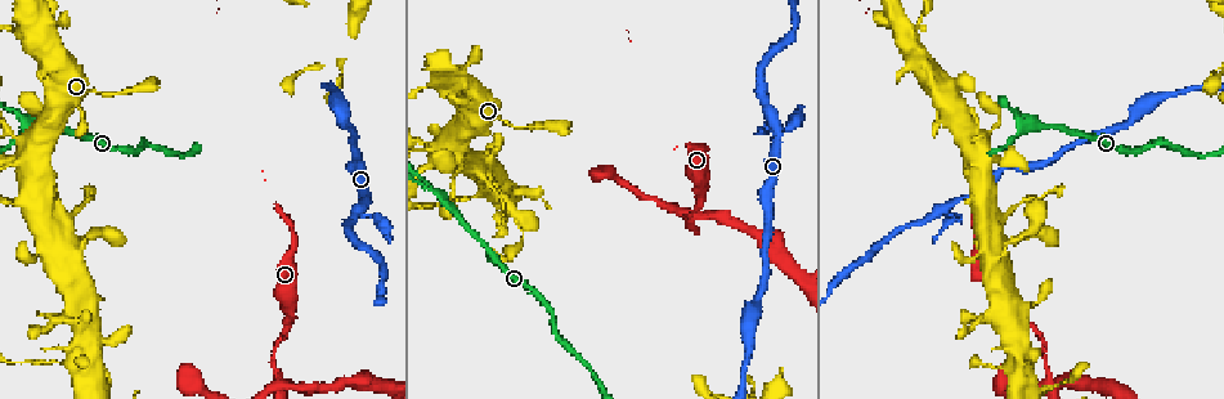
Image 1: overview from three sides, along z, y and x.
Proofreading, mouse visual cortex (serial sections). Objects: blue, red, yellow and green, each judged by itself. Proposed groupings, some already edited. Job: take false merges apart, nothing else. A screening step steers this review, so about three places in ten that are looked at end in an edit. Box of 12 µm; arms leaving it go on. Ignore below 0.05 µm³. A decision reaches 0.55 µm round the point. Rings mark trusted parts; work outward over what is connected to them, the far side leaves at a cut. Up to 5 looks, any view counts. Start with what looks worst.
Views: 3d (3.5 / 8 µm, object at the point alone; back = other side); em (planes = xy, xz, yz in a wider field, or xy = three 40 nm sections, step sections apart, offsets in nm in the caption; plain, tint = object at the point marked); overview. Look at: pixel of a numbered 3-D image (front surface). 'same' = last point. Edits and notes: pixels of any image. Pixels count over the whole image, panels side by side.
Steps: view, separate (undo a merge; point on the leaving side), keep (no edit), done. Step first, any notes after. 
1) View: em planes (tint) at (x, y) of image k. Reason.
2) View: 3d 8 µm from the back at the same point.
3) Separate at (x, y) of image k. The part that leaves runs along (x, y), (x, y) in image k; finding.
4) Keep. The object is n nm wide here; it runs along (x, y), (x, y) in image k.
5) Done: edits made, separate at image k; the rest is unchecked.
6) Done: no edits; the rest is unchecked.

View: 3d 3.5 µm at (274, 380) of image 1.

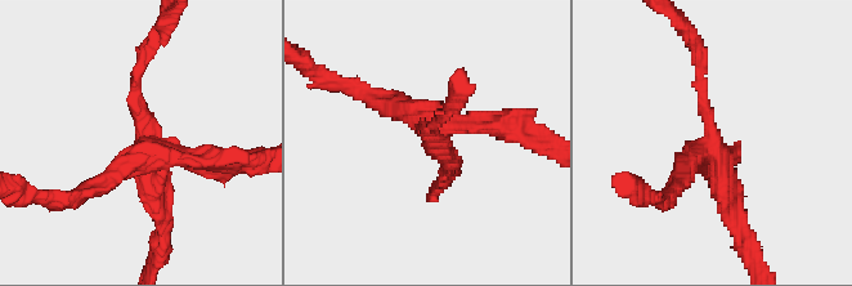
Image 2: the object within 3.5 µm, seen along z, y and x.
View: em planes (tint) at (426, 139) of image 2. 4 arms meet here; the arms are 150, 250, 250, 250 nm wide; need the tissue.

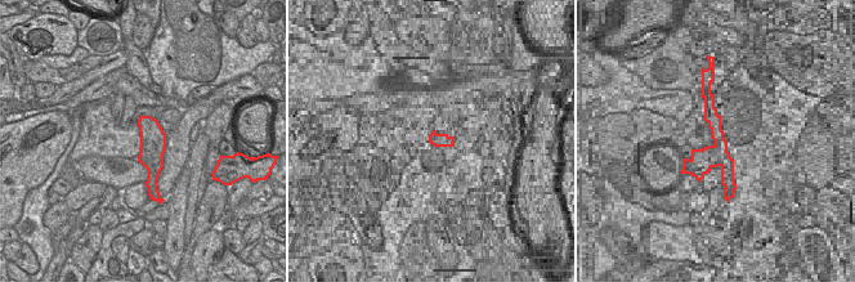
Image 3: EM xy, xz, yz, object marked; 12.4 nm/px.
Separate at (111, 169) of image 2. Two cells meet here.

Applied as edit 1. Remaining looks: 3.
View: 3d 3.5 µm at (448, 204) of image 1. Side arm on a straight run.

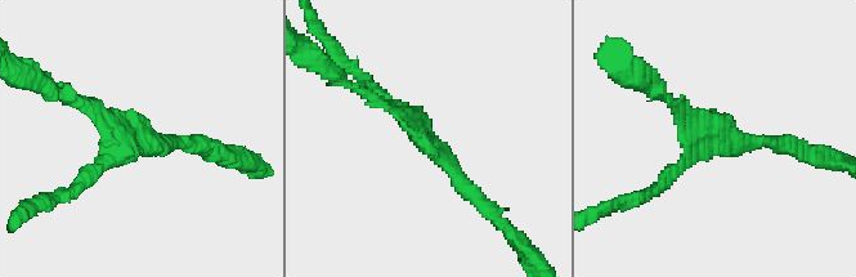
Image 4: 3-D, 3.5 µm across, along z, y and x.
View: em xy step 1 (tint) at (719, 148) of image 4.

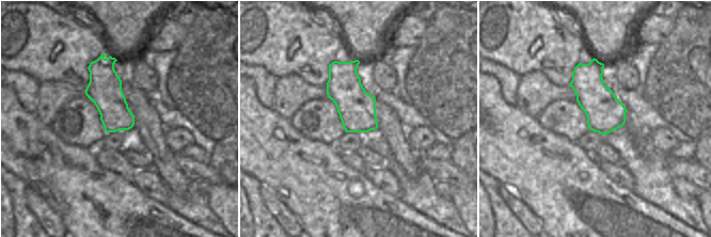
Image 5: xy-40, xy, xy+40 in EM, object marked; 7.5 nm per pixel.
View: em xy step 5 (tint) at the same point.

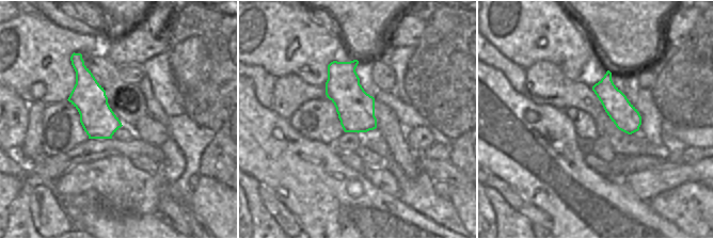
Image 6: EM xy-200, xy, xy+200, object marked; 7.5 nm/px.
Keep. It runs along (488, 209), (413, 120), (377, 101) in image 4; continuous, no second cell.

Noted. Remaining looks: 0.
Done: edits made, separate at image 2; the rest is unchecked.

